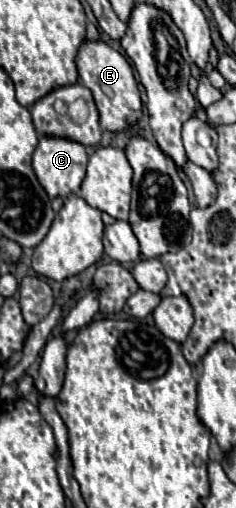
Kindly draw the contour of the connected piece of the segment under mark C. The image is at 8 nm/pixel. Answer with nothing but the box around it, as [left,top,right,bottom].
[33,135,87,199]

